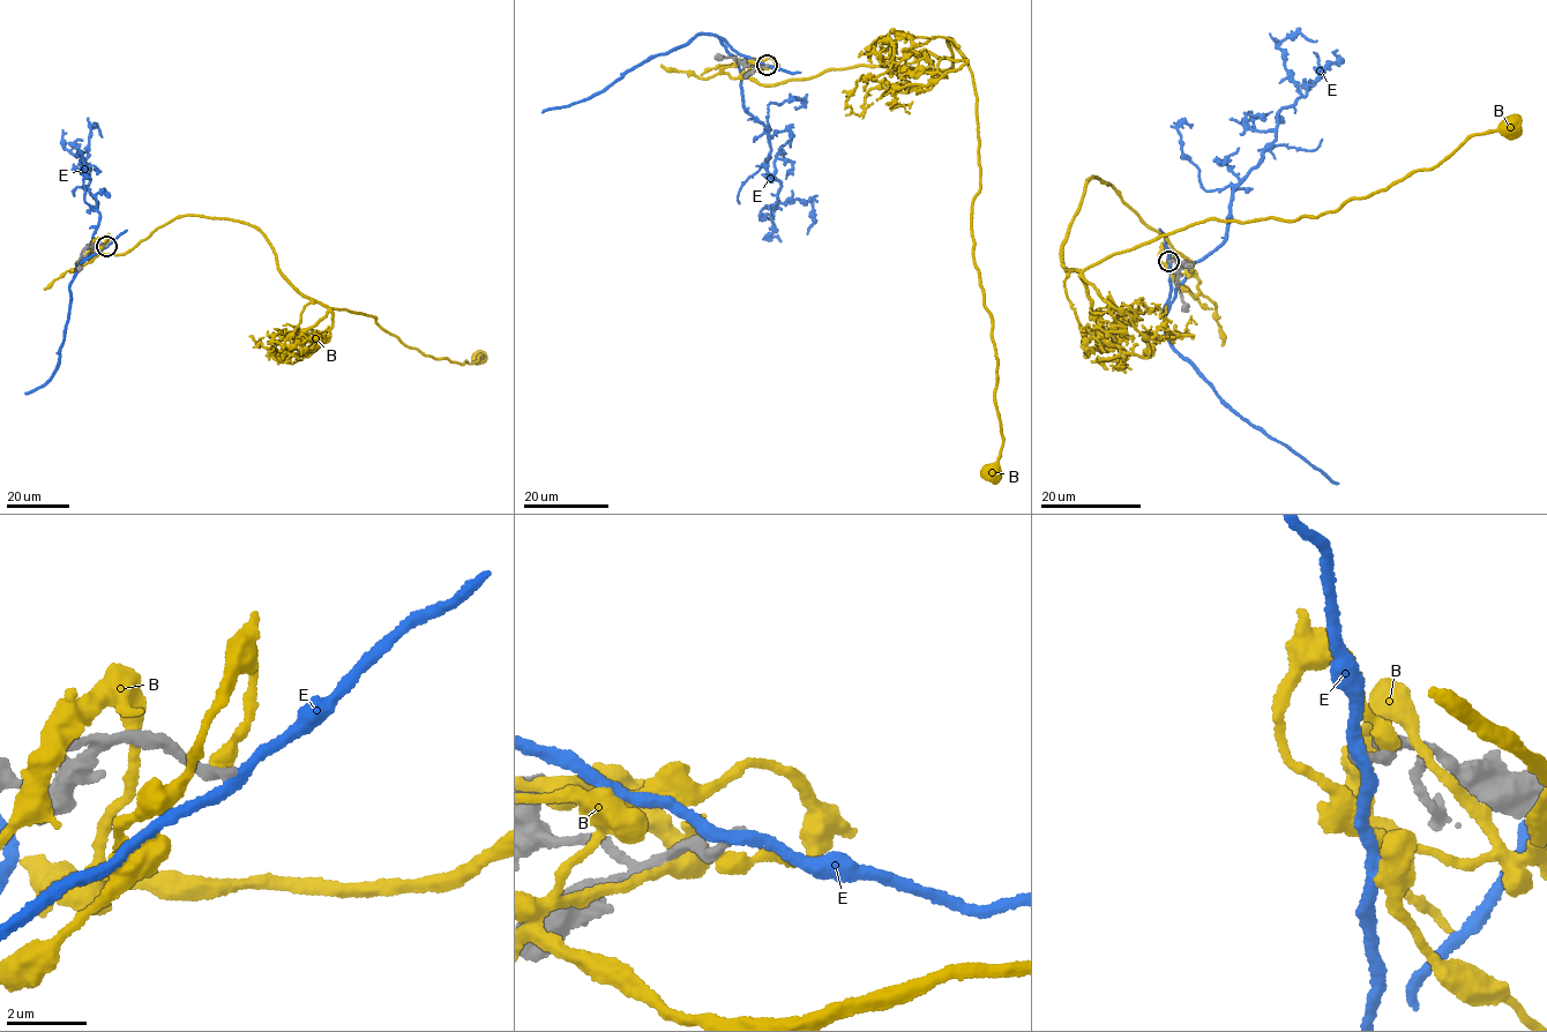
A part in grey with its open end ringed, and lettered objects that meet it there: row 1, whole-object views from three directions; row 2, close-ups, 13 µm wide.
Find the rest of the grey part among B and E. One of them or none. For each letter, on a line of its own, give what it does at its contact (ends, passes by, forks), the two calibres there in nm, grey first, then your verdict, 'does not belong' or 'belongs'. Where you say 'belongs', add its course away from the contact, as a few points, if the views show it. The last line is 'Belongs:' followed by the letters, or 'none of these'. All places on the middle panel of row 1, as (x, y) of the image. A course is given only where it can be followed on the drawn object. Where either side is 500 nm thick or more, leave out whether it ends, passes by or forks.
B: it ends; calibres 340 and 380 nm; does not belong
E: it passes by; calibres 240 and 280 nm; does not belong
Belongs: none of these

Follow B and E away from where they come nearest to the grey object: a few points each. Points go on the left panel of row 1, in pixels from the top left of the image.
B: (105, 245), (97, 254), (132, 249), (178, 217), (241, 221), (300, 293), (373, 316), (425, 354), (479, 358)
E: (106, 245), (76, 267), (98, 225), (98, 203), (88, 188), (90, 127), (102, 136)

